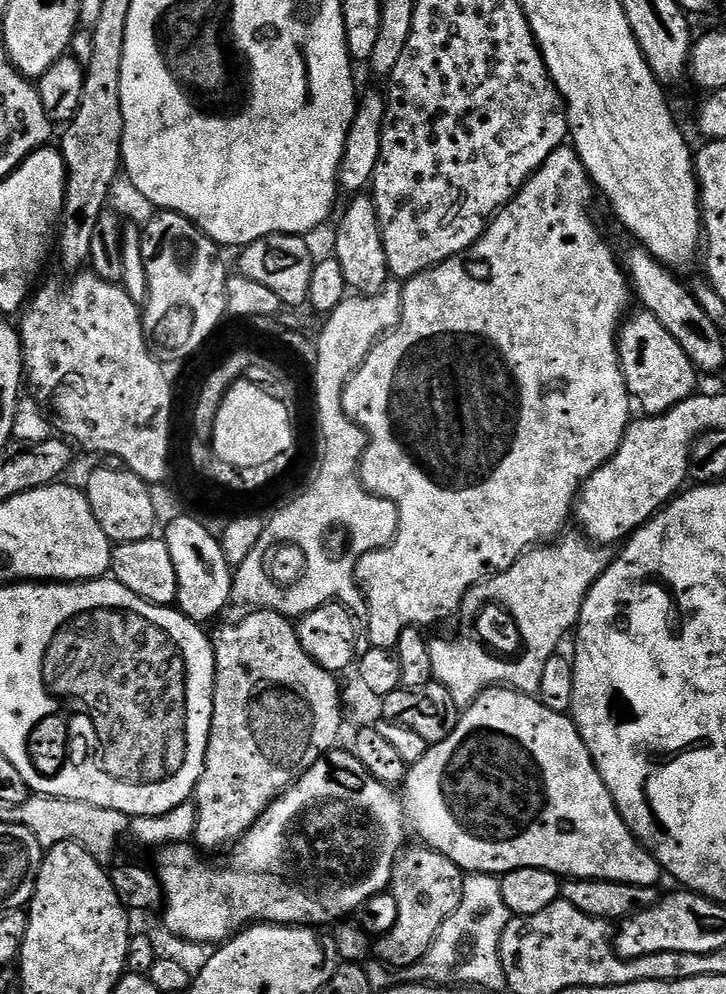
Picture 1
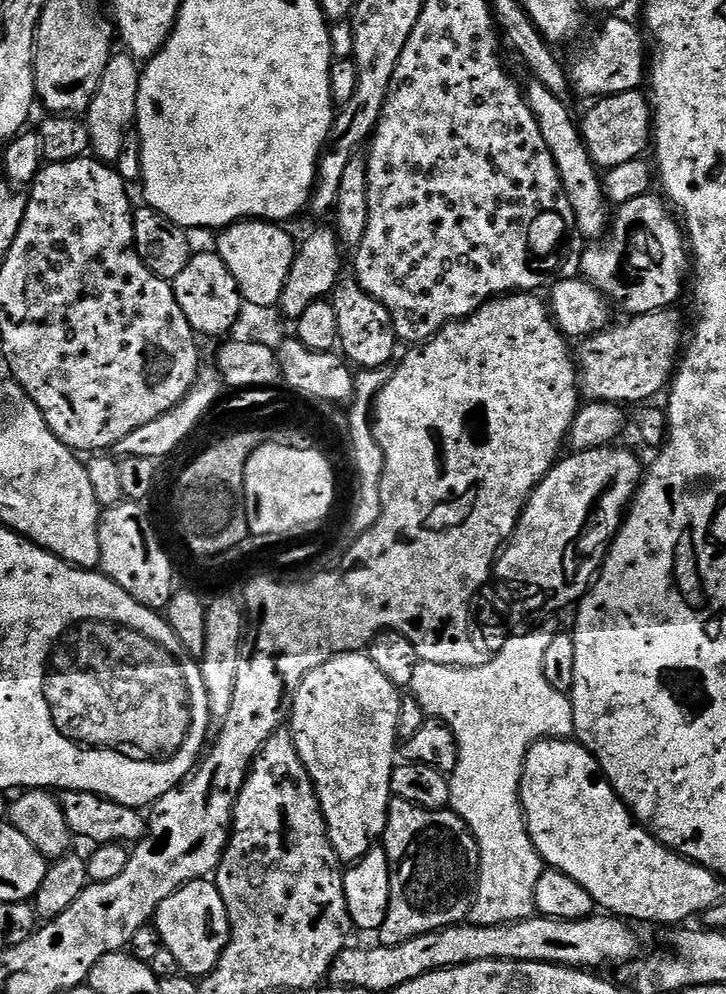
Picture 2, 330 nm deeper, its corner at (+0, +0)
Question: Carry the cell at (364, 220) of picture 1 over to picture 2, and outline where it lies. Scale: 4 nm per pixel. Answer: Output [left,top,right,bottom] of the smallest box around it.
[330,278,398,370]

